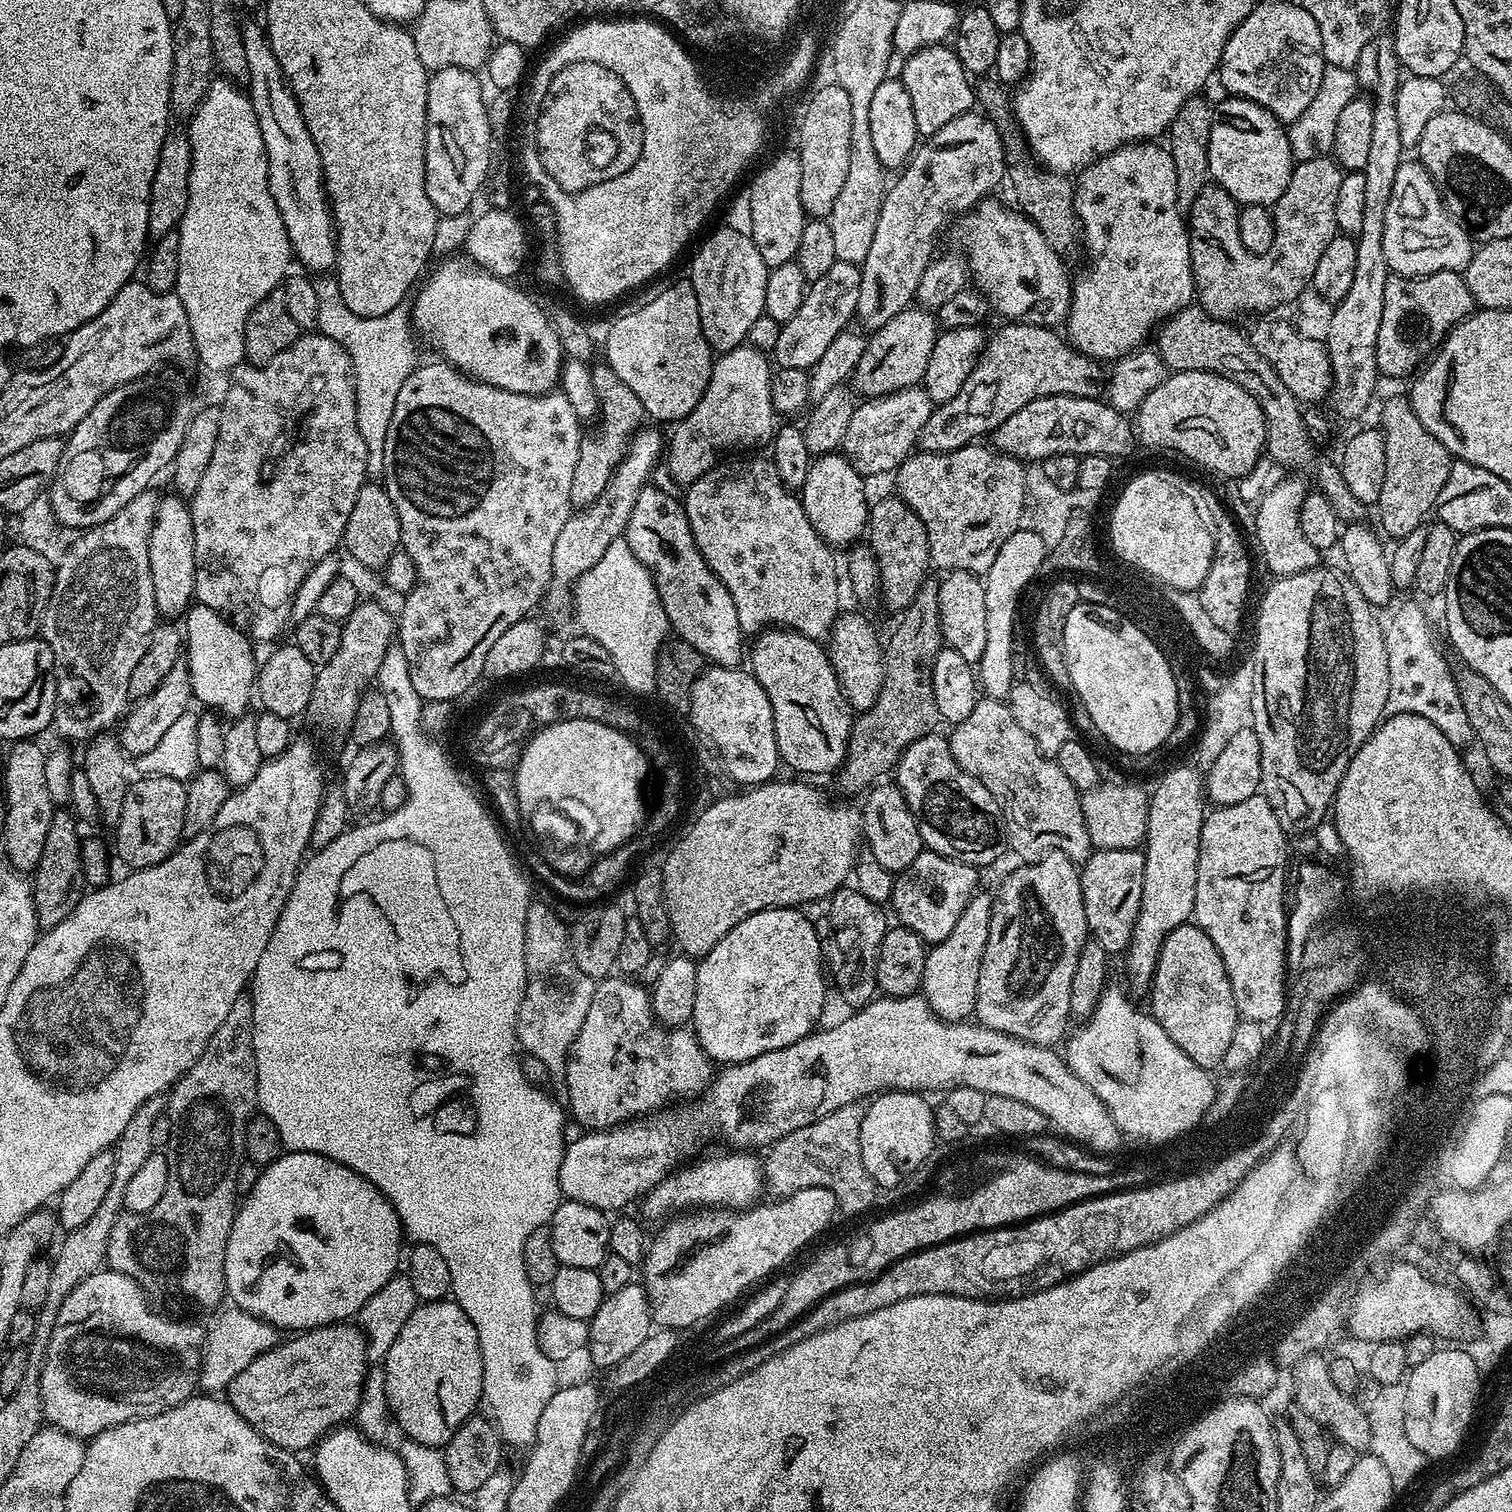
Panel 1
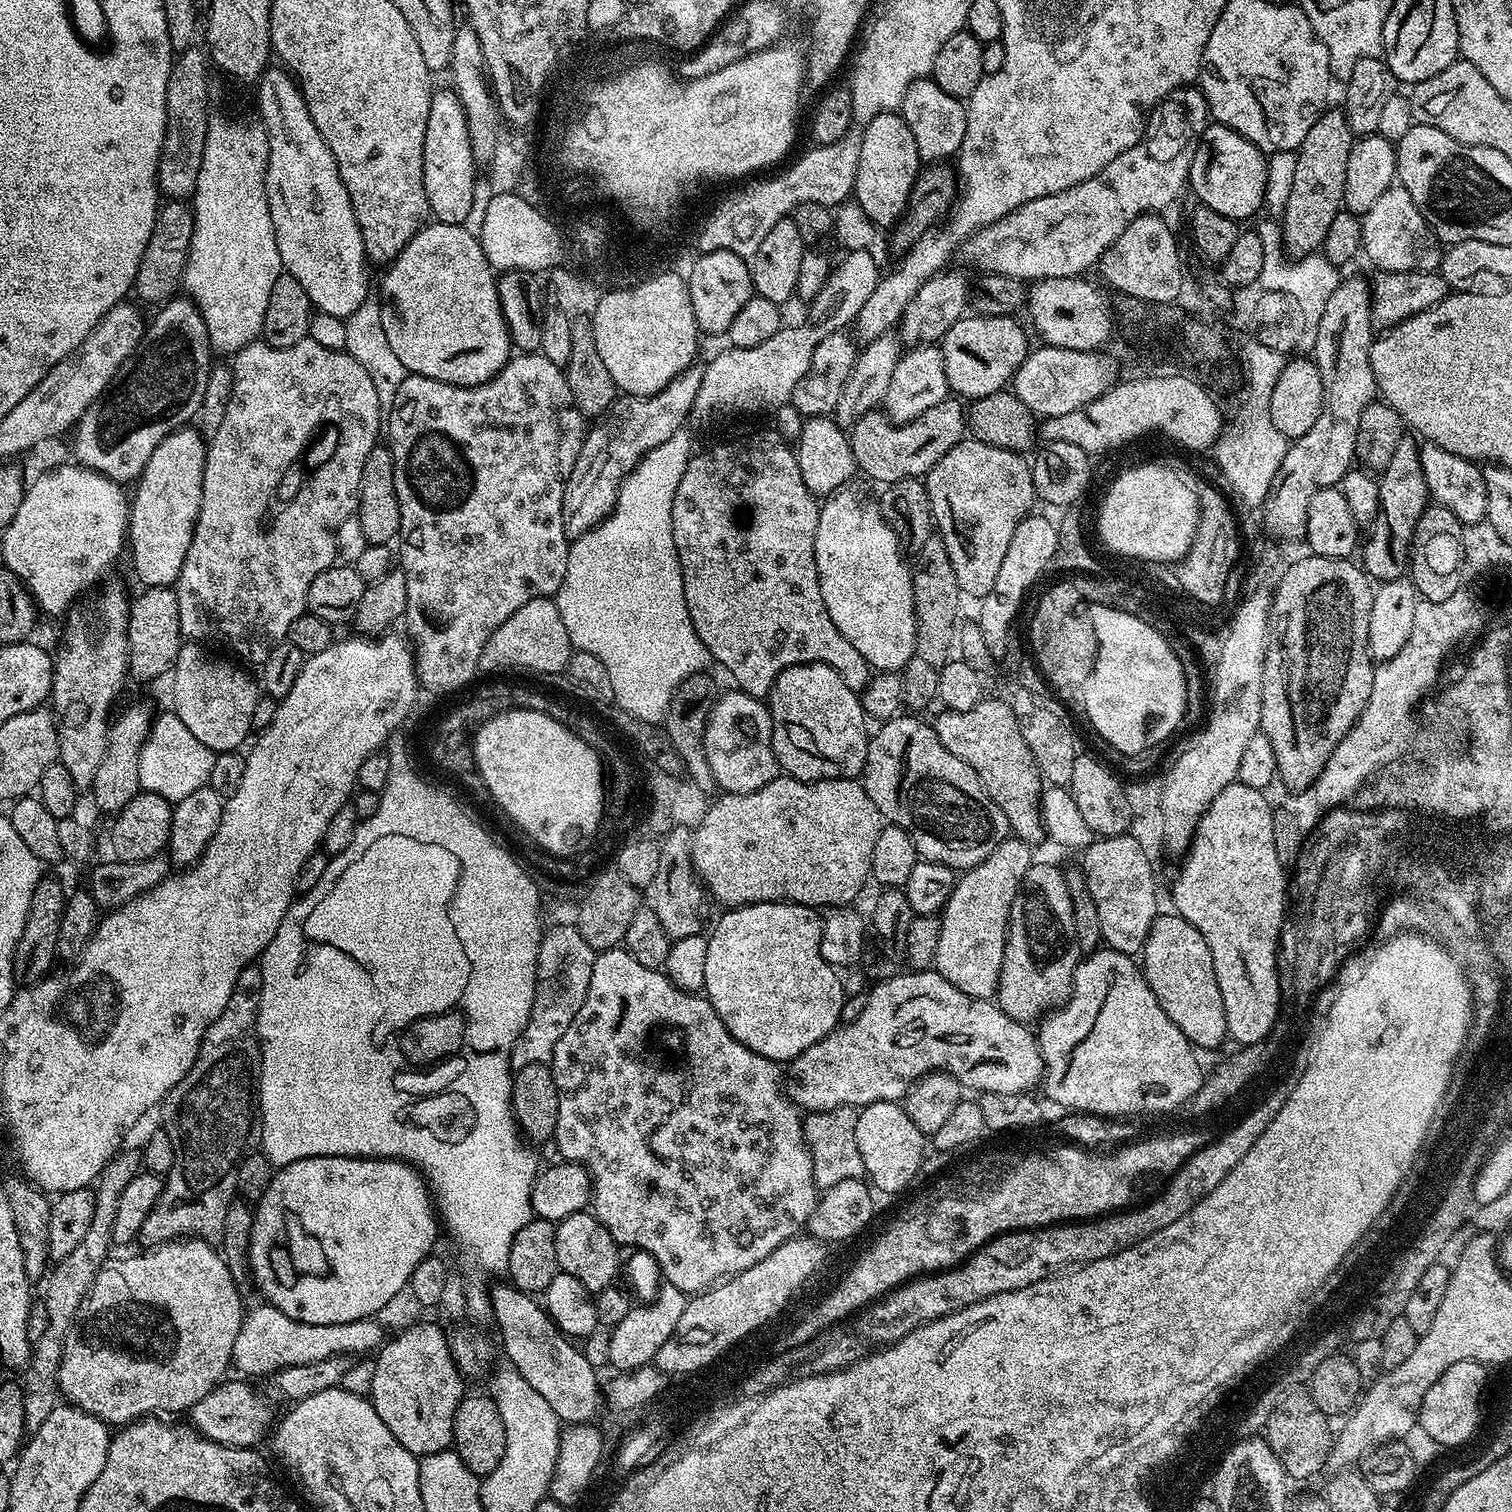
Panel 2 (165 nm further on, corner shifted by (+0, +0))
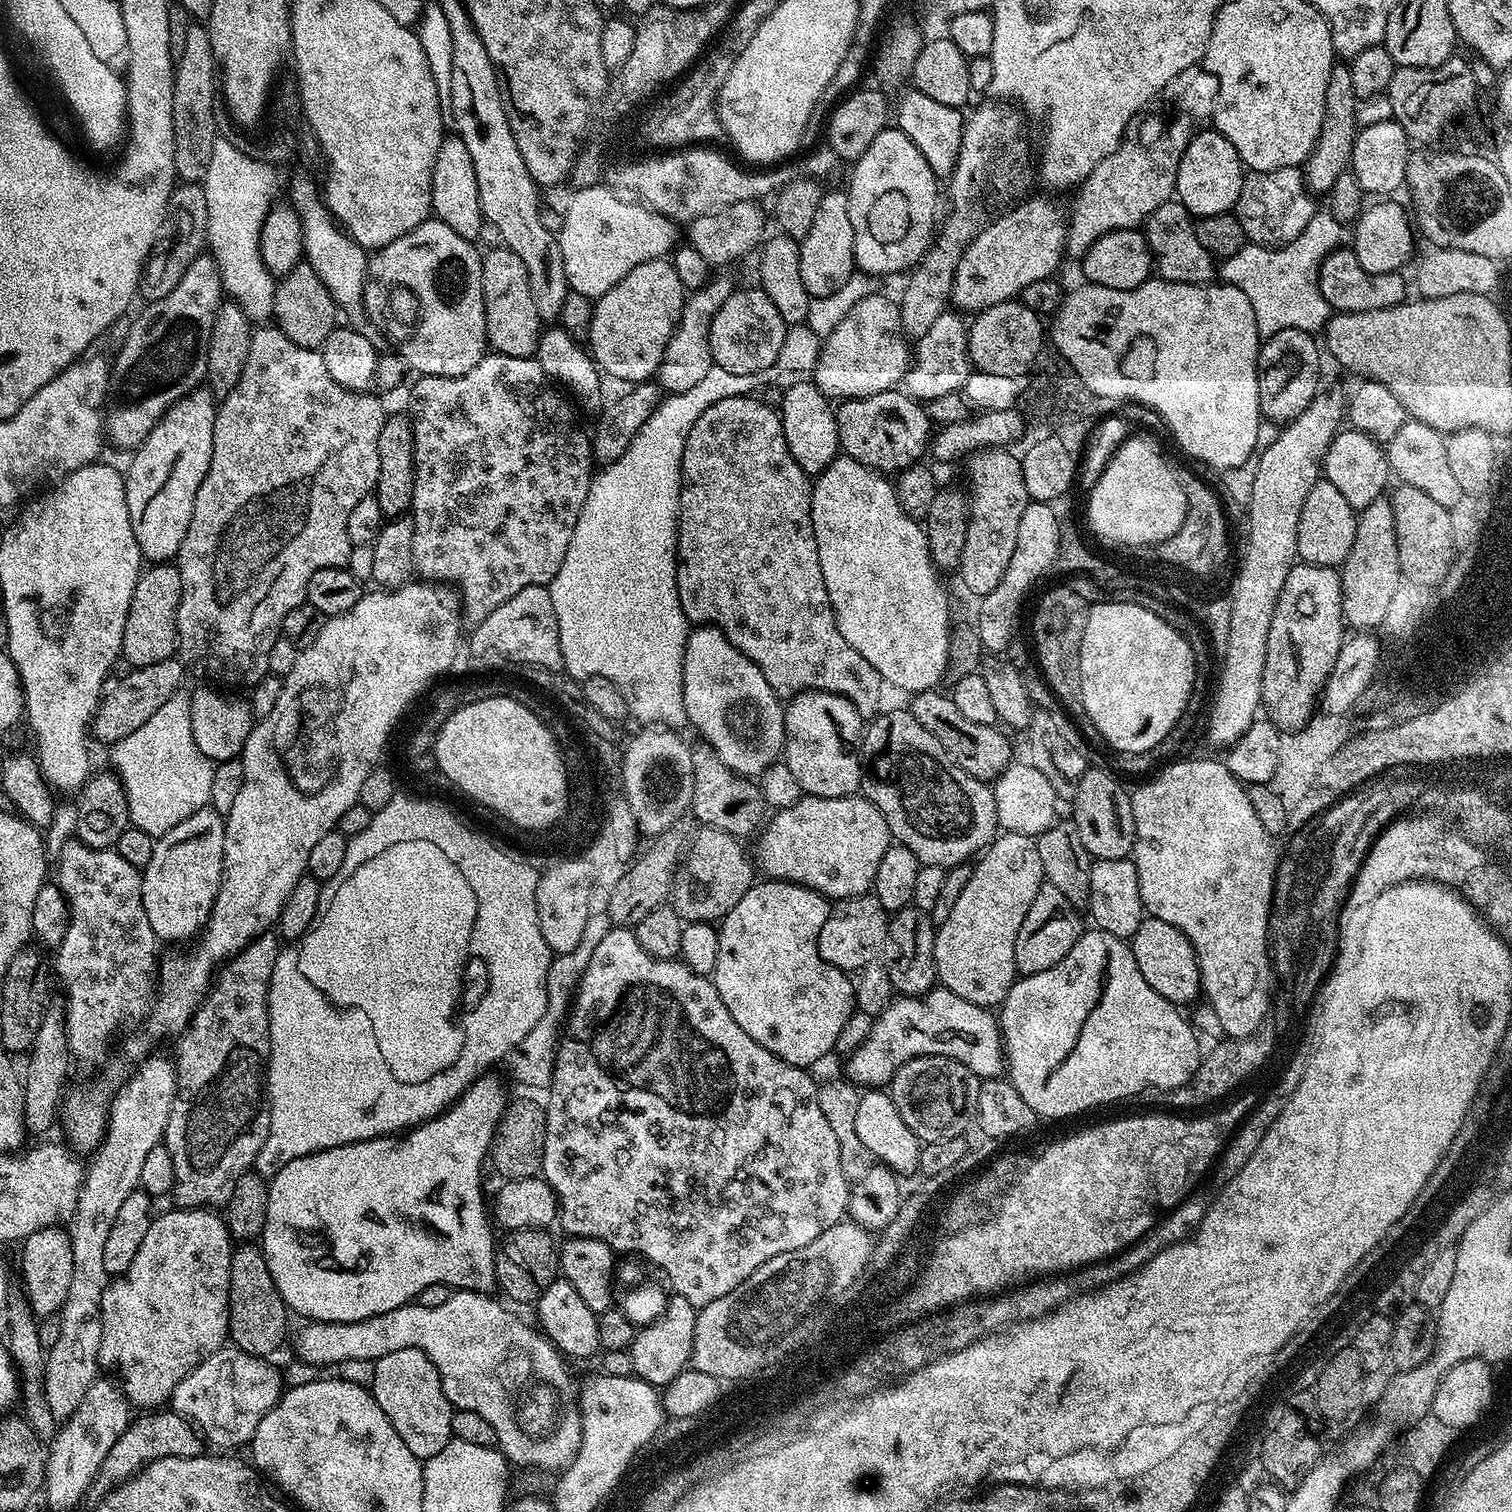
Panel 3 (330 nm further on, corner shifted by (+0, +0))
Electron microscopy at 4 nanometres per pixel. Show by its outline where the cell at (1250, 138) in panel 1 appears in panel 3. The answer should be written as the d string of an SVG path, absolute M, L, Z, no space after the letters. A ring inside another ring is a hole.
M1215 130L1197 131L1186 146L1178 164L1175 199L1179 200L1193 217L1213 216L1232 212L1242 194L1246 169L1238 150L1224 135Z

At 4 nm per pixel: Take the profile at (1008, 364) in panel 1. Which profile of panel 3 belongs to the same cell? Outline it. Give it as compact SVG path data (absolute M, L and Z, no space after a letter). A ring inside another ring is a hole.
M893 390L868 396L864 400L842 400L835 405L836 425L840 439L840 452L862 462L867 468L875 468L881 474L899 474L912 464L921 463L929 451L934 435L934 425L927 407L912 399L903 390Z

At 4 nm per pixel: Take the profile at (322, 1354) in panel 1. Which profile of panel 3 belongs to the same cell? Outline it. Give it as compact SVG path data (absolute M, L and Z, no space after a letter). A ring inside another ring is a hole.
M154 1410L140 1416L142 1417L138 1419L135 1417L129 1423L122 1436L118 1438L118 1441L114 1442L109 1453L106 1454L102 1460L102 1466L99 1467L98 1474L95 1475L95 1480L91 1486L88 1487L88 1492L85 1496L85 1501L87 1503L90 1502L89 1505L95 1506L99 1504L113 1491L113 1489L117 1488L118 1485L124 1484L130 1477L136 1475L136 1473L140 1472L146 1465L152 1461L156 1461L158 1458L190 1458L191 1456L199 1456L205 1451L206 1444L200 1432L196 1430L191 1421L183 1418L183 1416L171 1410Z

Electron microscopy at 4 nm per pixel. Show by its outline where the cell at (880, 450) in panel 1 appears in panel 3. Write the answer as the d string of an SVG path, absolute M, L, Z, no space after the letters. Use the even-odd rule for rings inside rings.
M945 310L931 324L930 330L926 330L926 334L915 341L914 355L903 378L902 388L912 399L927 402L942 398L942 394L960 392L971 371L973 367L968 358L968 324L959 311Z

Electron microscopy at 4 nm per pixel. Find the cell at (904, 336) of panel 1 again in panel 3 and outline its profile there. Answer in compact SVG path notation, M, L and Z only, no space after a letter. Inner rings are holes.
M1036 196L998 217L989 228L988 225L981 227L956 267L951 303L961 313L975 314L995 304L1015 300L1035 280L1051 277L1060 259L1066 256L1068 223L1065 209L1063 212L1054 201Z

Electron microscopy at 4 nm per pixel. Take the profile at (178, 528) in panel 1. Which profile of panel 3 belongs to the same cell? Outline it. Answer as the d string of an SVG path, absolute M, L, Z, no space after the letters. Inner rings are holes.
M201 386L188 392L150 430L144 443L135 449L132 465L123 473L126 490L126 510L130 510L130 526L134 530L134 538L140 547L141 557L152 564L163 564L171 561L182 546L182 538L186 538L186 530L190 527L190 514L194 514L194 498L198 498L198 486L202 486L202 478L206 478L206 470L210 470L210 458L214 454L214 418L218 407L217 397Z

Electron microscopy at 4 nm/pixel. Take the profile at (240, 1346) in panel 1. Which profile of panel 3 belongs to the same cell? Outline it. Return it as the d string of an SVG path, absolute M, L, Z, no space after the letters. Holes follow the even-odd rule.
M456 1290L442 1306L427 1308L419 1302L413 1302L403 1304L398 1310L390 1310L381 1316L366 1318L362 1322L308 1322L300 1332L295 1355L306 1363L317 1366L337 1366L347 1359L381 1360L386 1354L394 1354L394 1350L422 1350L430 1358L430 1362L434 1362L444 1384L446 1398L452 1403L453 1409L482 1414L482 1418L486 1418L486 1422L494 1426L496 1444L509 1465L563 1470L580 1451L582 1438L579 1407L564 1408L567 1404L575 1405L580 1395L580 1384L572 1377L573 1365L547 1336L535 1327L532 1329L526 1321L519 1320L510 1309L503 1308L492 1298L482 1292Z

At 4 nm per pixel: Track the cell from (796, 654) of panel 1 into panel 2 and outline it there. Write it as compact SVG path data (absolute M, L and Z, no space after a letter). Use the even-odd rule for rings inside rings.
M794 664L782 670L776 676L776 681L770 693L770 709L772 713L772 748L776 755L776 762L789 776L795 780L843 780L845 778L856 778L863 773L864 759L868 757L868 742L870 739L869 729L864 729L866 717L864 714L864 705L861 697L846 682L842 682L840 672L834 670L826 664Z

